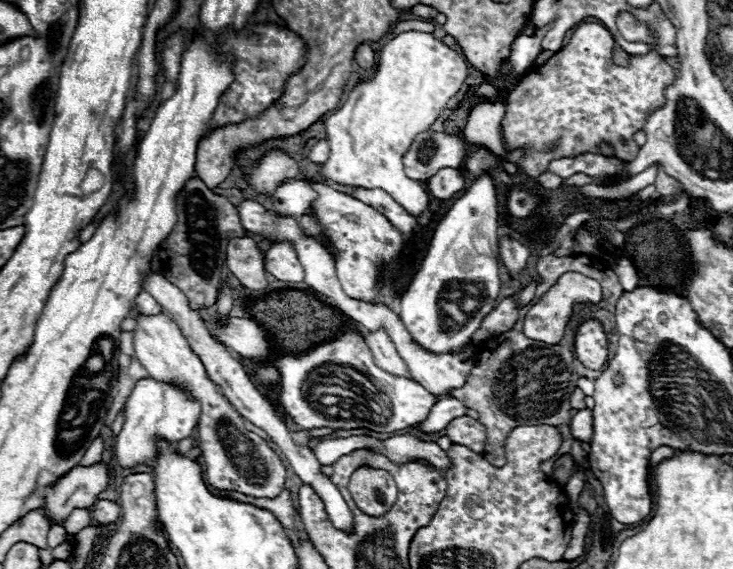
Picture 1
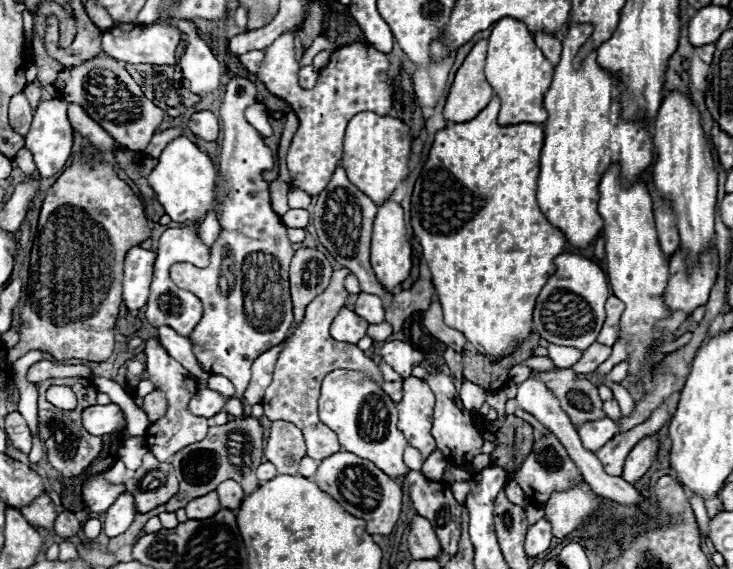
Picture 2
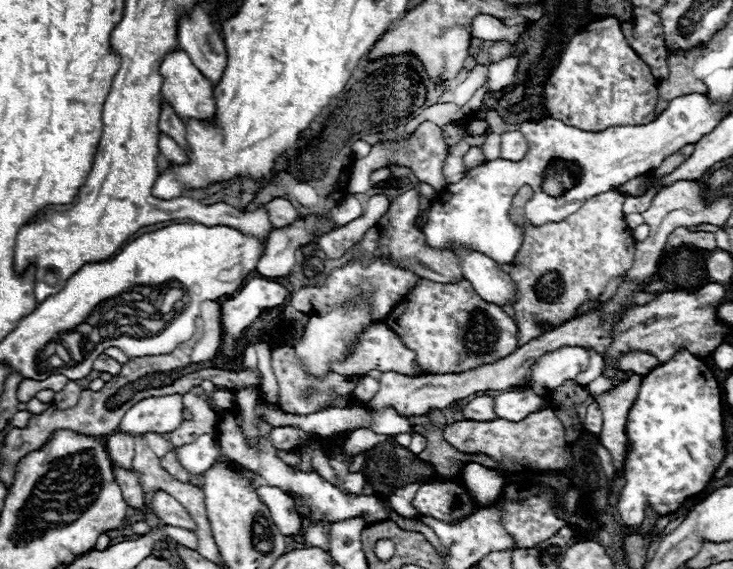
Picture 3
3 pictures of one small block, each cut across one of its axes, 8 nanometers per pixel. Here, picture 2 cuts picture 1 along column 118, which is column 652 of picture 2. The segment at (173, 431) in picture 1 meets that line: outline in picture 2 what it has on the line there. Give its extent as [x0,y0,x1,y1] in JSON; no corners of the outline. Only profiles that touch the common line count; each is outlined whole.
[622,434,658,484]

